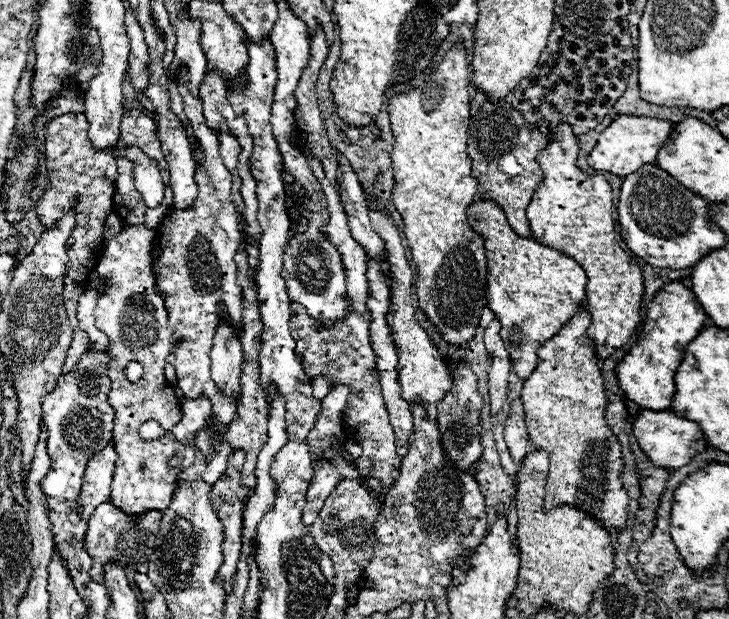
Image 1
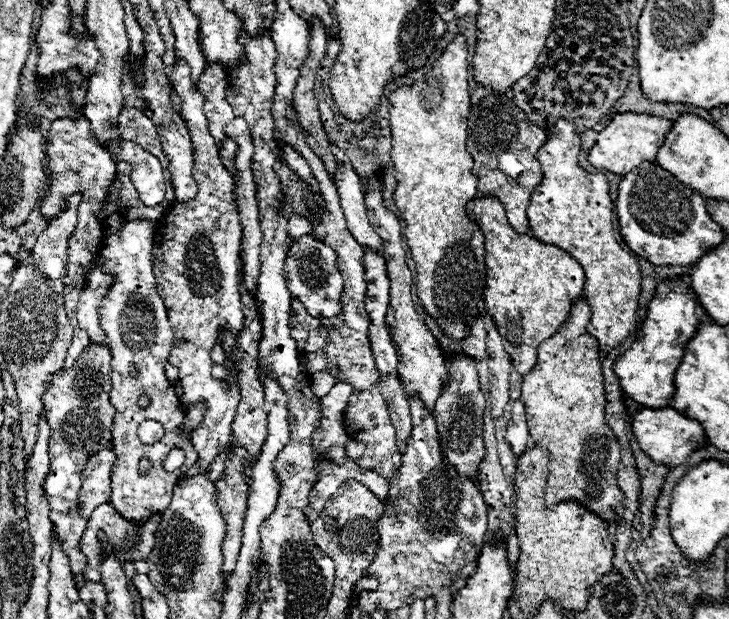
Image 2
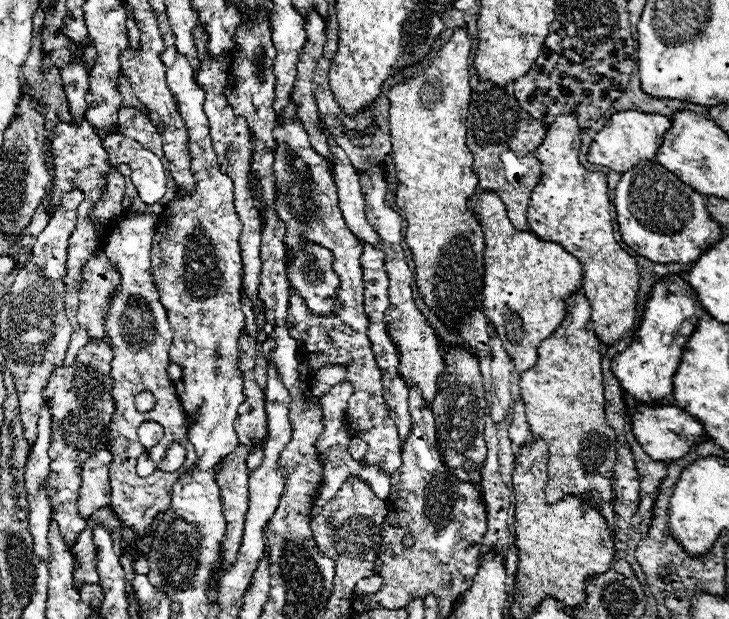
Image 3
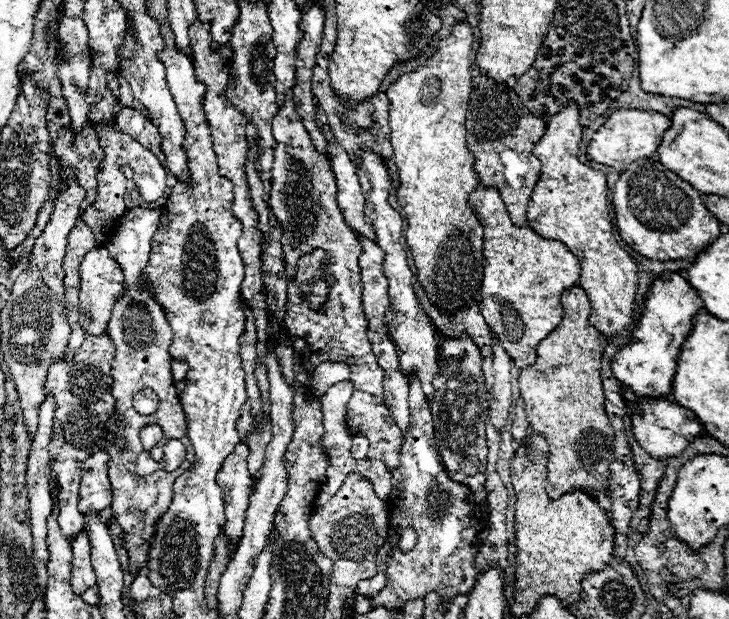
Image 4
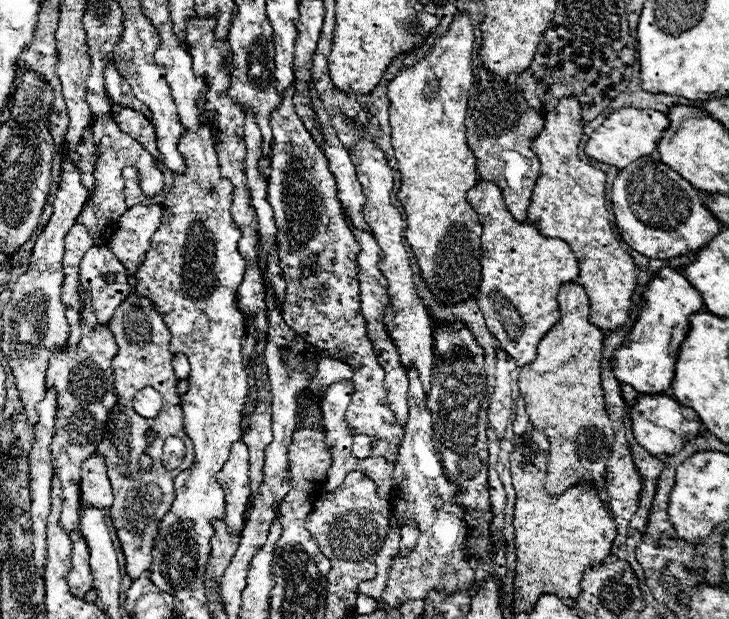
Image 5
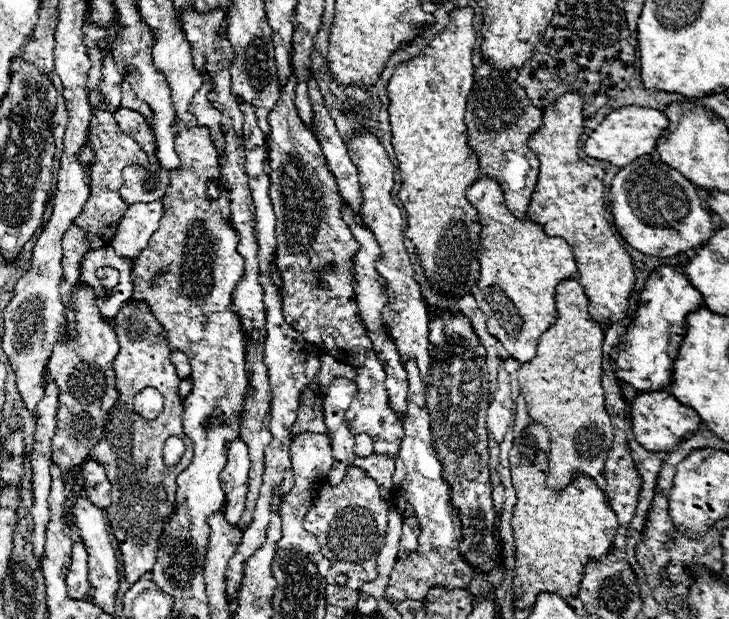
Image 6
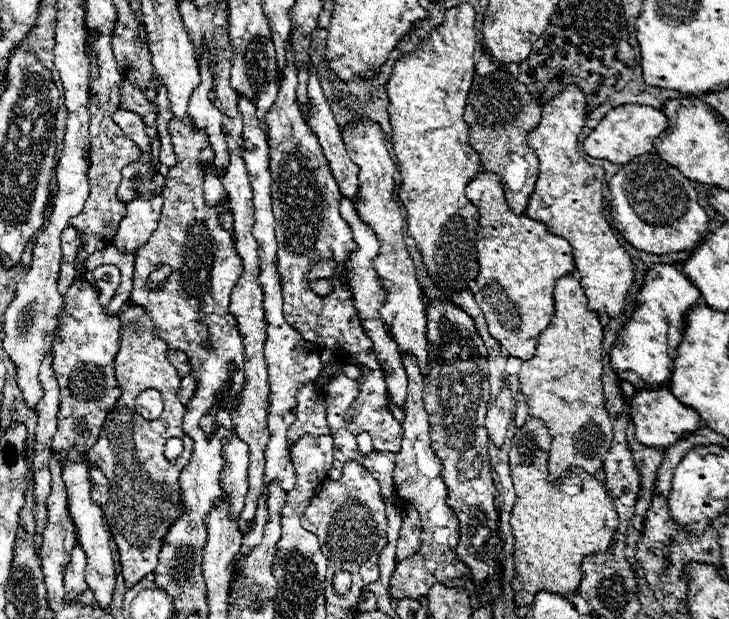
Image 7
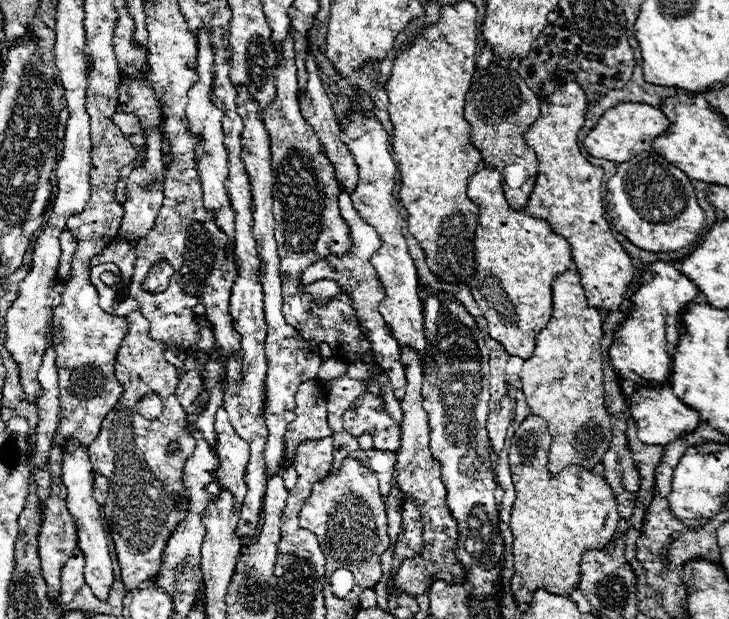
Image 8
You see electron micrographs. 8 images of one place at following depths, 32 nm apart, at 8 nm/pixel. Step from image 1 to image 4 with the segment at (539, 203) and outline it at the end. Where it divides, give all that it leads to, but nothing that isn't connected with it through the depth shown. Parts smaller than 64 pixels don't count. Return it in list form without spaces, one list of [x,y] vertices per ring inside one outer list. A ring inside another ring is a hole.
[[[570,102],[550,116],[544,136],[534,144],[534,154],[542,162],[540,178],[534,186],[534,194],[528,206],[528,224],[540,232],[542,238],[560,240],[580,262],[580,286],[590,300],[590,322],[606,338],[620,334],[632,324],[632,306],[636,294],[636,262],[624,252],[612,232],[608,198],[606,198],[606,174],[594,170],[578,160],[582,138],[580,112],[576,102]]]

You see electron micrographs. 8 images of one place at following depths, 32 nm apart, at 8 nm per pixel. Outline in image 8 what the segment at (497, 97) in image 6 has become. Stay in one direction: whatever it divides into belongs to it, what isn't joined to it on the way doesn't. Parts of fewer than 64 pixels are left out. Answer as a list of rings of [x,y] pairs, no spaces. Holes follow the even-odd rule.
[[[494,58],[486,70],[482,70],[480,66],[476,68],[466,94],[464,118],[472,126],[470,138],[482,154],[482,162],[486,166],[494,166],[504,176],[504,186],[510,188],[506,200],[514,210],[522,210],[526,206],[538,176],[538,158],[534,150],[524,142],[524,132],[538,116],[540,102],[536,92],[526,84],[526,80],[518,76],[516,70],[510,68],[510,62]]]

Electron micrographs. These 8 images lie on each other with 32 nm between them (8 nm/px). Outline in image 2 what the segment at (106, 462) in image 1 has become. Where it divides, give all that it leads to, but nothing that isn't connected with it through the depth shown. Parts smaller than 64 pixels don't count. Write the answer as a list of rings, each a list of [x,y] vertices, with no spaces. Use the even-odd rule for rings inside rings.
[[[110,448],[96,452],[82,470],[82,490],[78,496],[78,510],[84,520],[100,506],[110,502],[110,470],[116,456]]]

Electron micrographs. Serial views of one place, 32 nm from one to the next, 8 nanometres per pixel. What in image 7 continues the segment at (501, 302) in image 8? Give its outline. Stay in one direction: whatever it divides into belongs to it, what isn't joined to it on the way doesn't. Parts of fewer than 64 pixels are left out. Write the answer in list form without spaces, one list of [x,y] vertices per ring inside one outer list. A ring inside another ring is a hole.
[[[480,172],[472,178],[466,190],[468,200],[478,206],[478,276],[474,284],[474,300],[488,320],[488,332],[496,338],[510,356],[530,360],[536,350],[538,334],[554,318],[554,282],[574,272],[572,246],[548,232],[544,222],[536,222],[526,214],[516,216],[506,204],[500,176]]]

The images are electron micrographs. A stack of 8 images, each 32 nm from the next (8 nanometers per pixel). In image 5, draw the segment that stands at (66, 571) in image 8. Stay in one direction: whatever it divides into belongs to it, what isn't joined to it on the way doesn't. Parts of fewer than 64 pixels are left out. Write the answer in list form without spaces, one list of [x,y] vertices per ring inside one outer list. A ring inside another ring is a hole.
[[[84,538],[74,542],[72,548],[72,568],[68,572],[68,586],[72,596],[84,596],[92,588],[90,568],[88,568],[88,546]]]

